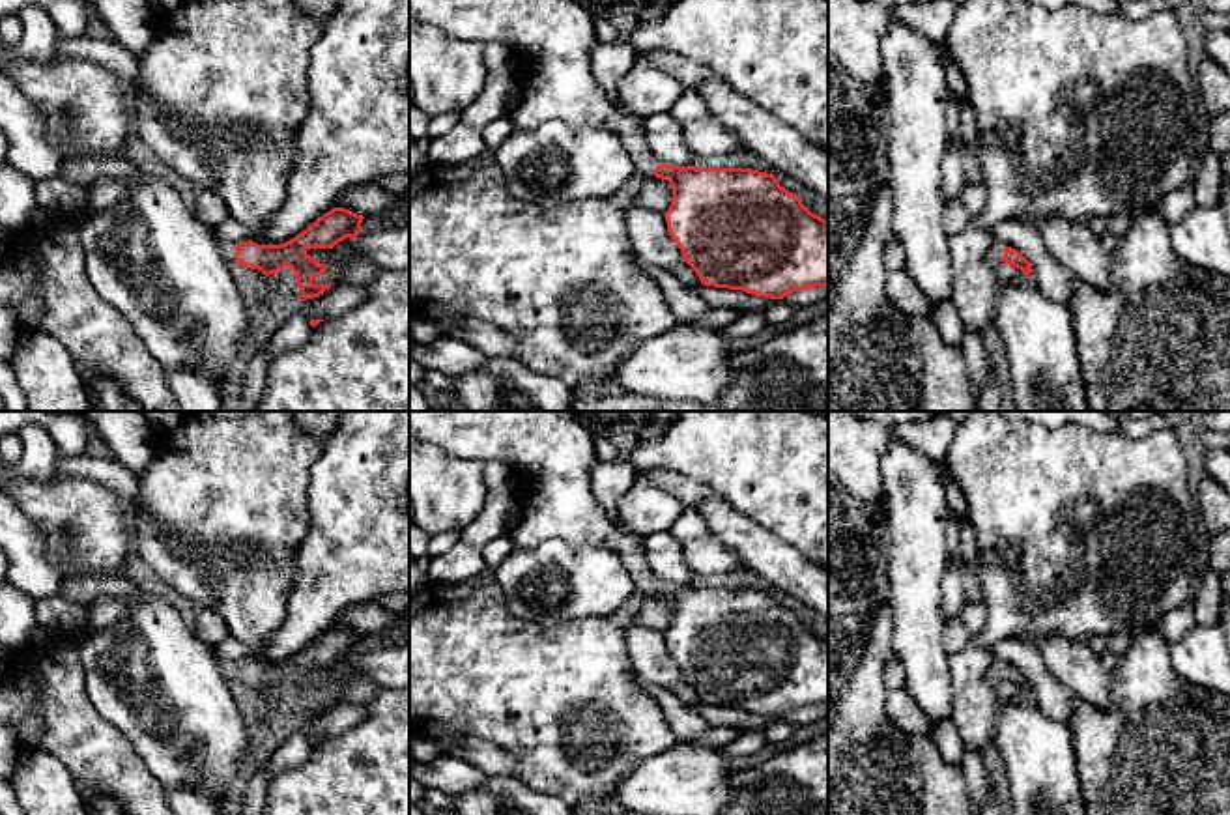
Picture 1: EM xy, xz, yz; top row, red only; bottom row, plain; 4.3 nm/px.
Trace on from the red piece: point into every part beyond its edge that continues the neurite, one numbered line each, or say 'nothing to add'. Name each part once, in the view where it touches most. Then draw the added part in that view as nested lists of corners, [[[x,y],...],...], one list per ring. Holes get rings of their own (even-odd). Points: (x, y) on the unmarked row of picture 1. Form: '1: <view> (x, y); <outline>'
1: xy (227, 670); [[[219,662],[219,671],[221,675],[228,680],[228,682],[234,682],[236,679],[236,664],[232,662]]]

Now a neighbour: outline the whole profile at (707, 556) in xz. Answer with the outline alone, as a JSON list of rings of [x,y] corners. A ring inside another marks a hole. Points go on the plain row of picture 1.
[[[695,538],[682,542],[684,561],[694,576],[727,574],[746,568],[746,563],[718,538]]]

